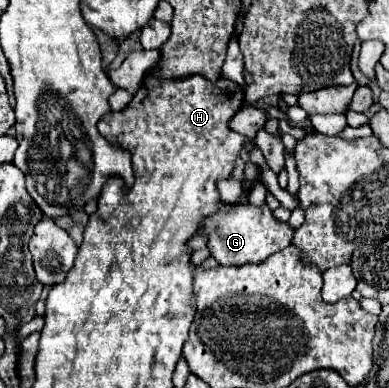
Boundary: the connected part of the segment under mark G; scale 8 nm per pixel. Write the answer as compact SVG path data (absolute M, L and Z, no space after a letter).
M224 204L218 212L206 216L198 234L208 236L210 256L222 266L242 266L246 262L262 262L270 254L286 248L294 240L294 230L288 222L280 222L274 218L268 204Z

